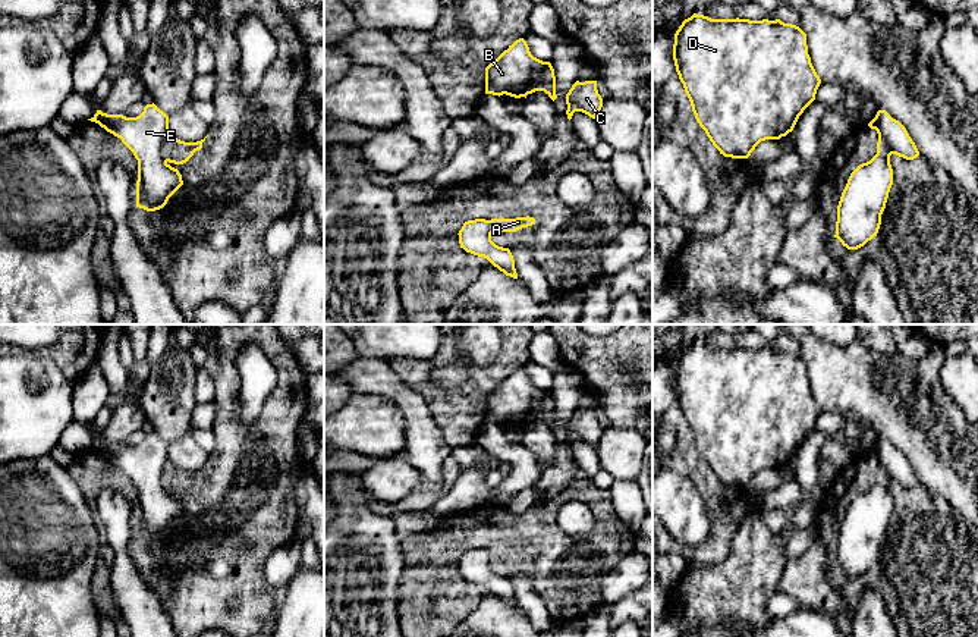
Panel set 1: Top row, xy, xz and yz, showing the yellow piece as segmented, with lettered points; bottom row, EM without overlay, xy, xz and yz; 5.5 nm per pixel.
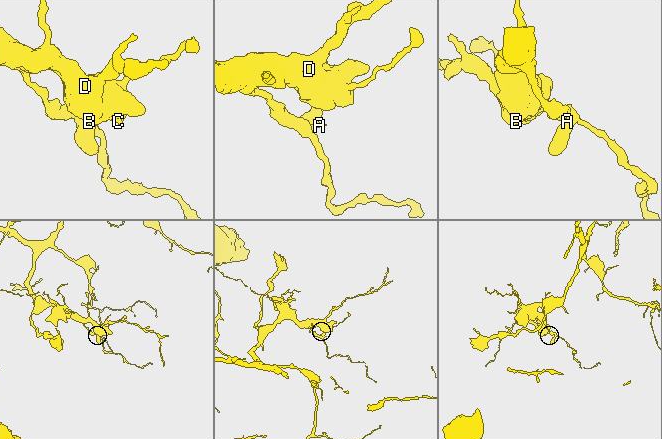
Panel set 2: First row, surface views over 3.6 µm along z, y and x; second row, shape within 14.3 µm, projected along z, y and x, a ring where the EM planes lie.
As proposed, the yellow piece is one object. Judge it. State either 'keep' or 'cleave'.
cleave

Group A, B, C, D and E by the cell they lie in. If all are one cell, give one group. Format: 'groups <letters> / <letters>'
groups A / B C D E

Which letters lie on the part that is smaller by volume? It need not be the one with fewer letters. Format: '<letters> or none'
A

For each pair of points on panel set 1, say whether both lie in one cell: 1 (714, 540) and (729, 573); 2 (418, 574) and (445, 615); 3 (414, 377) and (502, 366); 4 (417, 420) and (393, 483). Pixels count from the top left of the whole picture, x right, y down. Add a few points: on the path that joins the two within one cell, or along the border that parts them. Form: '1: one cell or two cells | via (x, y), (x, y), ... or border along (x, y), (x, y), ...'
1: two cells | border along (739, 527), (723, 558), (713, 562), (689, 562)
2: one cell | via (414, 589), (414, 601), (430, 614)
3: one cell | via (436, 397), (469, 397), (480, 386)
4: two cells | border along (402, 454), (423, 479)

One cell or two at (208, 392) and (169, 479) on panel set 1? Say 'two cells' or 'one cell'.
two cells

